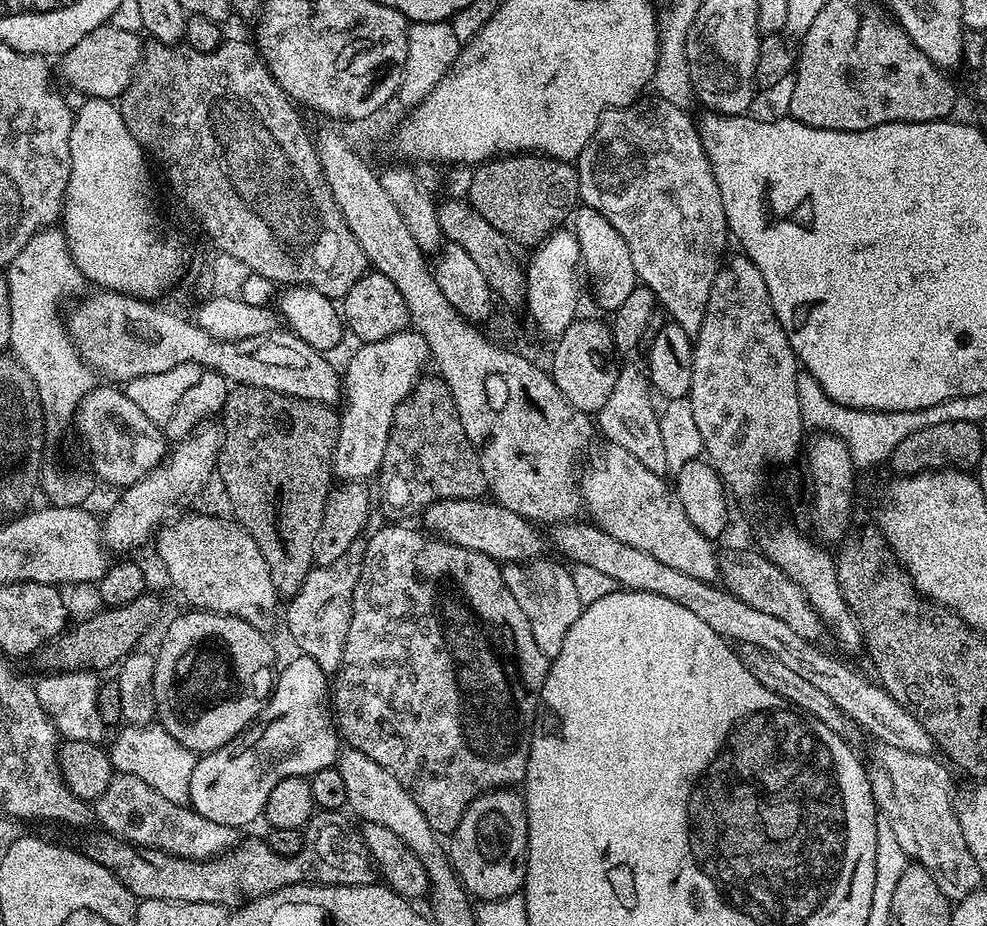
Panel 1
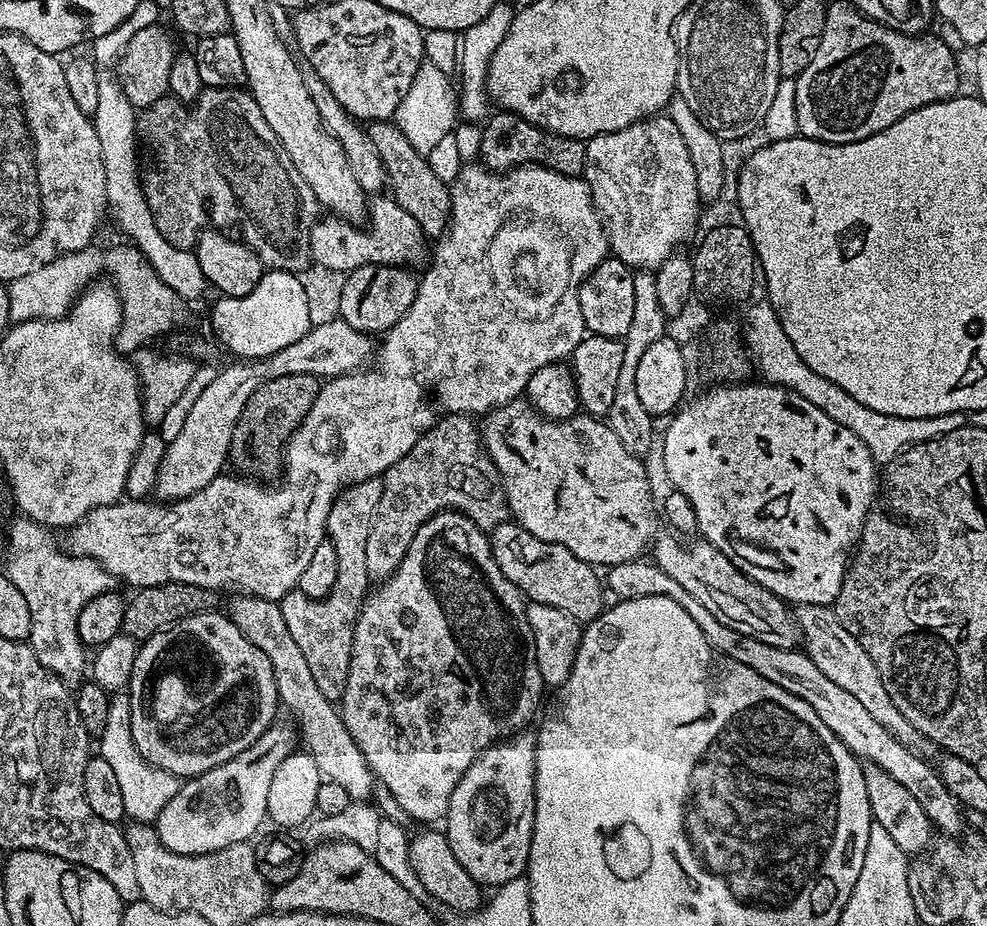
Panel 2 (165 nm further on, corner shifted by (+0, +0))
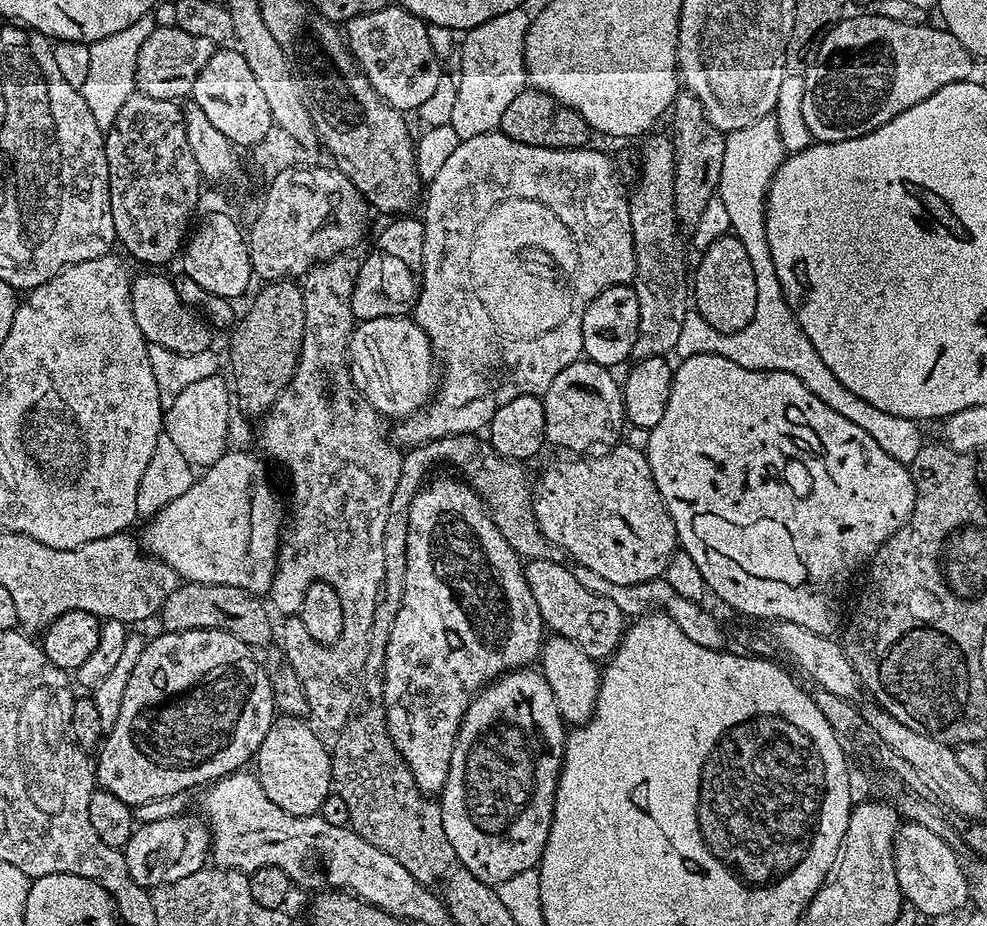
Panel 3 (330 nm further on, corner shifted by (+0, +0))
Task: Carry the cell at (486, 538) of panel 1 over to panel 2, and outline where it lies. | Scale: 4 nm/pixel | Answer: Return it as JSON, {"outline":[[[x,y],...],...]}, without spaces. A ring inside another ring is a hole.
{"outline":[[[515,522],[491,529],[490,539],[498,570],[502,570],[502,574],[506,574],[506,578],[510,578],[510,582],[514,582],[531,603],[558,606],[558,610],[566,610],[570,618],[581,622],[590,621],[604,611],[606,592],[601,577],[600,580],[596,577],[597,569],[582,562],[582,558],[574,558],[566,546],[542,542],[542,538],[534,538],[530,530]]]}

